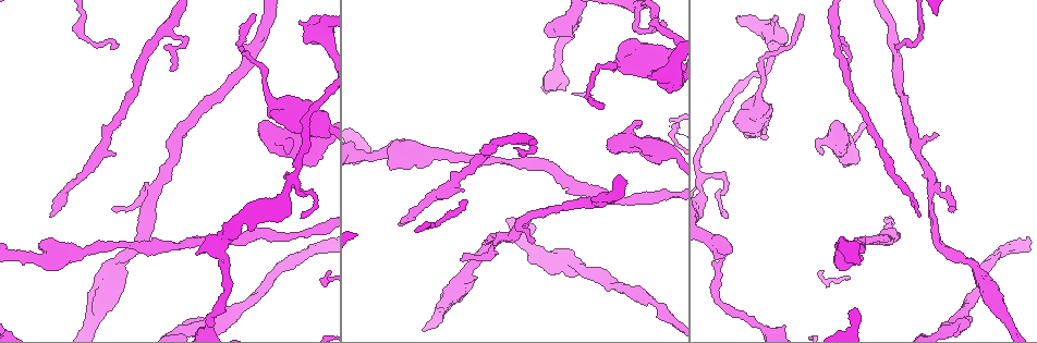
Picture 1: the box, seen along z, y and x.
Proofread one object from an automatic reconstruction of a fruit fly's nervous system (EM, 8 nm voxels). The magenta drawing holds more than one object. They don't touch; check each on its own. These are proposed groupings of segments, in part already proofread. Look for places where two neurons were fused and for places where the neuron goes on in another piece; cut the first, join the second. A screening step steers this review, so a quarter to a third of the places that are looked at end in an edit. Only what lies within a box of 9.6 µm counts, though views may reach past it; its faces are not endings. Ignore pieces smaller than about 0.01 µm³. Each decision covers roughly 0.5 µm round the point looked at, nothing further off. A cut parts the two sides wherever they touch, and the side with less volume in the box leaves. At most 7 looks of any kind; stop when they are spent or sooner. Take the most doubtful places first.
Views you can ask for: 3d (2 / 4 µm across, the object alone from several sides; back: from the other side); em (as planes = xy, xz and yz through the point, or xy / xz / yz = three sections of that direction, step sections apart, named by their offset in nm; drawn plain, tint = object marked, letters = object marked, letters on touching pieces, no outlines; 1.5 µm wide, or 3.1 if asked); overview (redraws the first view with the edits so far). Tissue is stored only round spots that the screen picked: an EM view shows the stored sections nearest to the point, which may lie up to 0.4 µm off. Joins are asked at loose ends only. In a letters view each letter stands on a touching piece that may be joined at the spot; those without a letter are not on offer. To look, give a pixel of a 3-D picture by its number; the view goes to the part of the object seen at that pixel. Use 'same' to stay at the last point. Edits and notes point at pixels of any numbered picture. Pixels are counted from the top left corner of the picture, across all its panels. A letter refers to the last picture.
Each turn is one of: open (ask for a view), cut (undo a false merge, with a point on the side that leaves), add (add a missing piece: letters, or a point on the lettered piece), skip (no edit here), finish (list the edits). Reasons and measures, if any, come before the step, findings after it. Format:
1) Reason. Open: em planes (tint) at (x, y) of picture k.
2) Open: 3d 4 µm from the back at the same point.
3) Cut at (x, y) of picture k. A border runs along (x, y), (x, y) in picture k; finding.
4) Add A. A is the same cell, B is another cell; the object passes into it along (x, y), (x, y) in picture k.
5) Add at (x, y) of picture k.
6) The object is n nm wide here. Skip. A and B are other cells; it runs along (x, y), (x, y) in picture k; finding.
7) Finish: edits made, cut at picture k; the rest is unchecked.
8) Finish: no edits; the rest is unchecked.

Free end. Open: 3d 4 µm from the back at (195, 253) of picture 1.

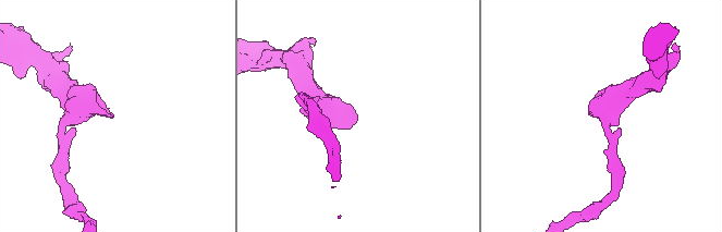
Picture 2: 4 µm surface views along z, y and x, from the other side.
Now the EM. Open: em planes (plain) at (112, 116) of picture 2.

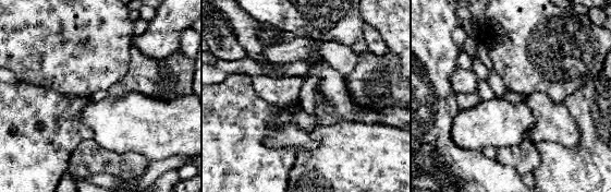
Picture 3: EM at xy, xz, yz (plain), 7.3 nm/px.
Open: em planes (letters) at the same point.

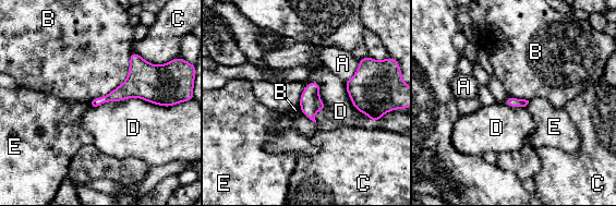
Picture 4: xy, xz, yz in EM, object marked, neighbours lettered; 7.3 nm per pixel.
Skip. A, B, C, D and E are other cells; a border runs along (131, 50), (128, 76), (91, 101) in picture 4; none of them fits.

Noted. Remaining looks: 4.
Open: 3d 2 µm from the back at (116, 45) of picture 1.

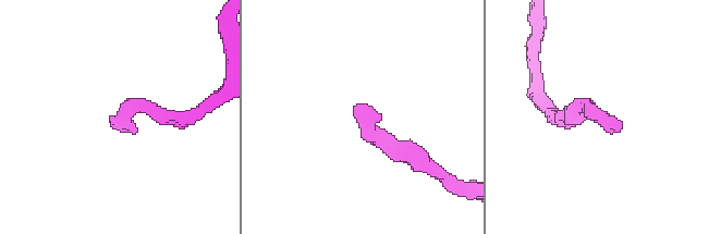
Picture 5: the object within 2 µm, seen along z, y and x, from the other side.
Now the EM. Open: em xy step 8 (letters) at (621, 129) of picture 5.

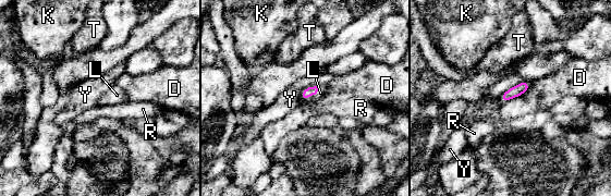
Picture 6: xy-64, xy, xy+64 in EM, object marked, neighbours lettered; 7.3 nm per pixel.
Open: em planes (letters) at the same point.

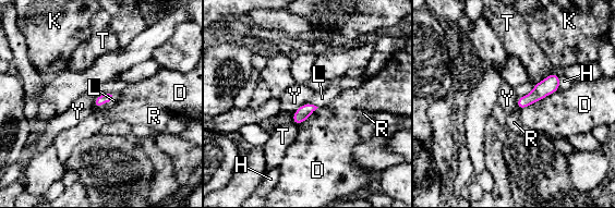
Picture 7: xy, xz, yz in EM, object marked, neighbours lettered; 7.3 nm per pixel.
Add L. L is the same cell, D, H, K, R, T and Y are other cells; the object passes into it along (103, 99), (105, 102), (113, 100) in picture 7; it goes on there.

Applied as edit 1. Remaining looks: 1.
Finish: edits made, add at picture 7; the rest is unchecked.

